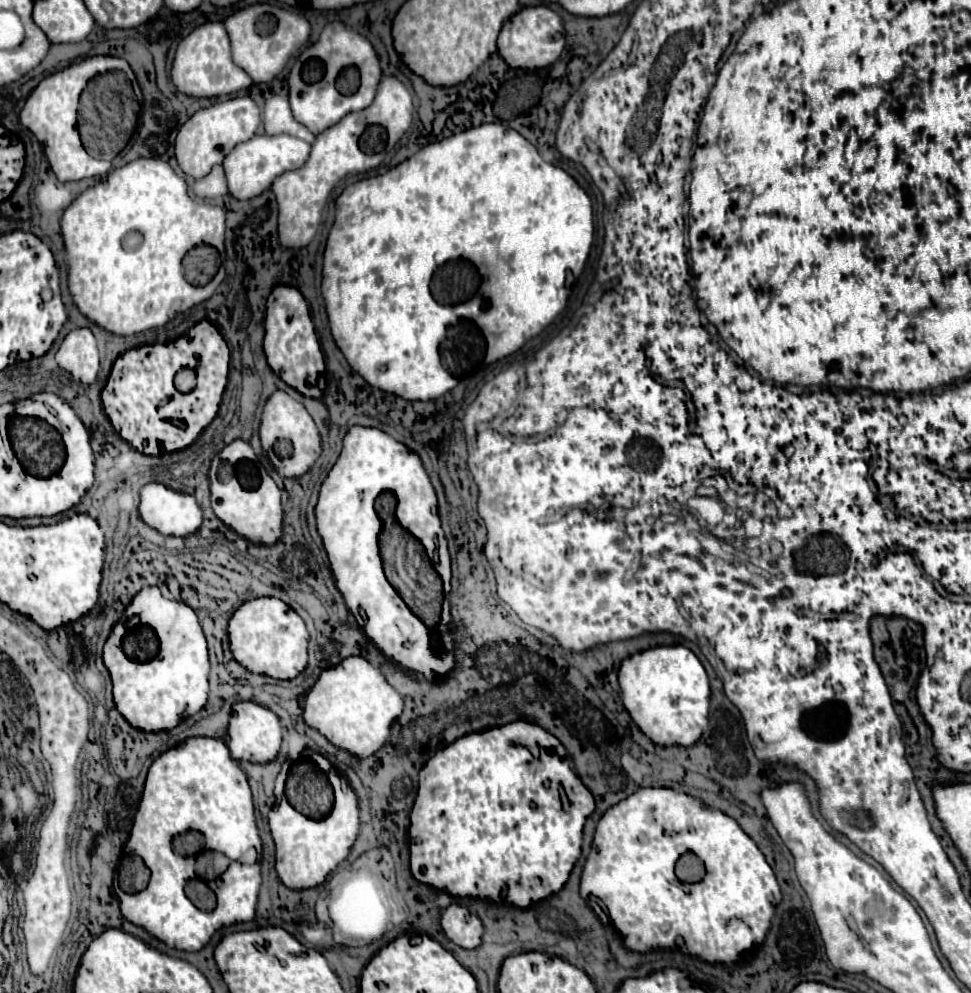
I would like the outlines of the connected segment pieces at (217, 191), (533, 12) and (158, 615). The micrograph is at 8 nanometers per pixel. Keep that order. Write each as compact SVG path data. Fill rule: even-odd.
M217 165L211 169L209 175L205 175L203 179L197 179L193 185L193 193L199 199L213 199L213 197L227 195L227 183L225 183L223 167Z
M523 7L519 9L511 19L505 21L501 33L499 33L499 55L505 57L505 63L509 67L521 67L521 69L541 69L551 63L555 63L565 47L565 37L563 37L563 21L561 17L545 7Z
M144 587L131 602L122 620L113 626L113 631L103 649L103 661L113 681L115 705L117 711L135 729L141 731L173 729L189 715L201 711L208 699L207 641L195 611L183 603L165 599L158 587ZM134 615L141 617L141 623L144 625L153 627L153 631L157 631L161 639L161 651L157 651L157 659L149 659L149 663L133 663L133 659L125 659L125 651L121 651L121 639L125 639L125 623Z

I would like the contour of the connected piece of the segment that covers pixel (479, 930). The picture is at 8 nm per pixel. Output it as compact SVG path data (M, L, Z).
M451 905L441 917L441 927L447 939L463 949L477 949L483 937L483 925L477 915L461 905Z

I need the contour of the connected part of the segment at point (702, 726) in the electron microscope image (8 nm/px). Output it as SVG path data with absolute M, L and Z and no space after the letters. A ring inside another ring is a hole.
M683 645L673 647L657 647L647 649L639 655L633 655L623 661L619 669L619 685L623 703L631 715L631 719L637 723L637 727L659 747L691 747L701 739L709 725L709 677L701 661L695 657L695 653Z

